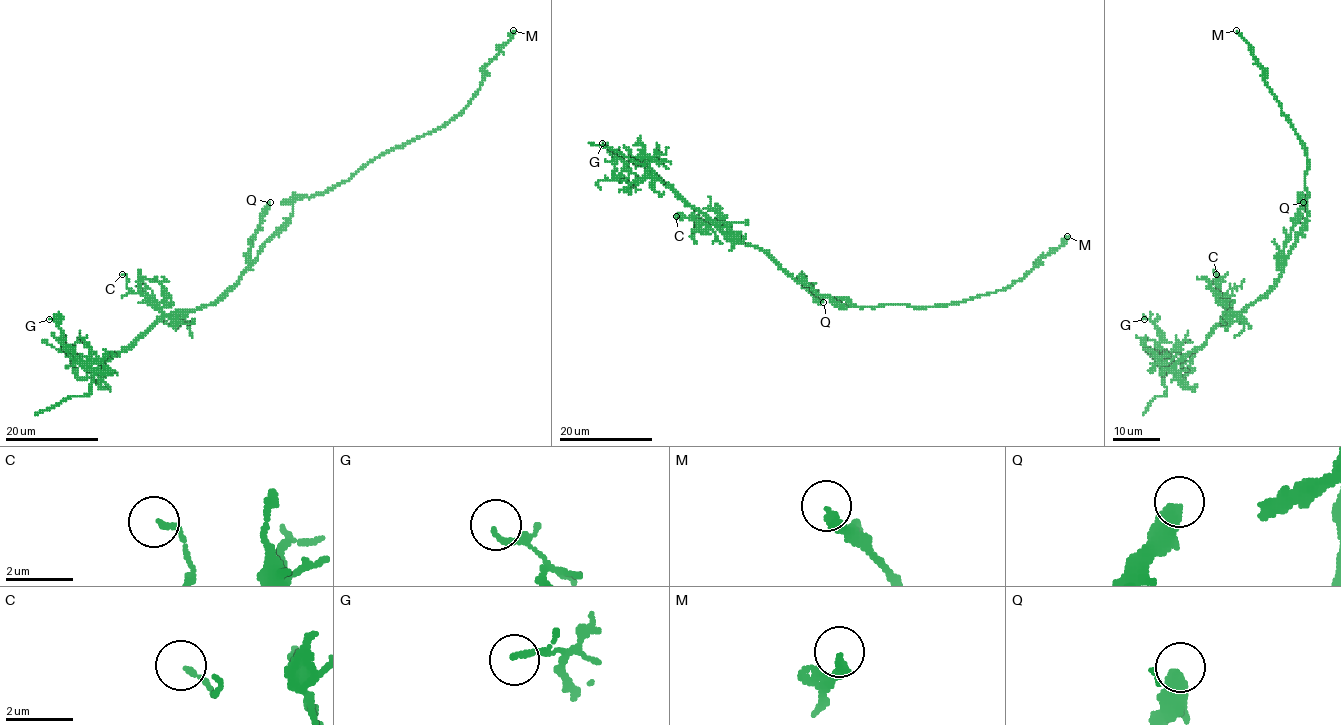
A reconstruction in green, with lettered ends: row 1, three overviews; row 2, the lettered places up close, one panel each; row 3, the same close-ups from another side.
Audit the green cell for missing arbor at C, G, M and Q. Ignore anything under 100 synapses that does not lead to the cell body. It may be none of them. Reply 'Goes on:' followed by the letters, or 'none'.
Goes on: none

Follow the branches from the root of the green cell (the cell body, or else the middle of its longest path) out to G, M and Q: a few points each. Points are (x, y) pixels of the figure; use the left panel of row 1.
G: (272, 236), (215, 302), (166, 315), (95, 370), (72, 356), (61, 343), (56, 319), (49, 319)
M: (272, 236), (290, 216), (297, 199), (324, 194), (369, 161), (452, 120), (478, 90), (484, 68), (513, 30)
Q: (272, 236), (252, 263), (252, 237), (270, 202)

